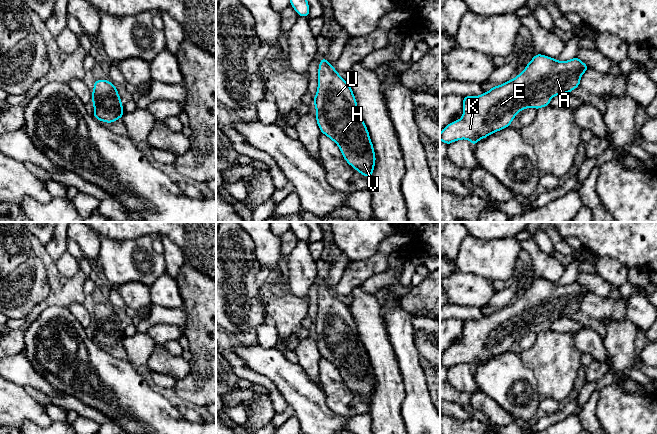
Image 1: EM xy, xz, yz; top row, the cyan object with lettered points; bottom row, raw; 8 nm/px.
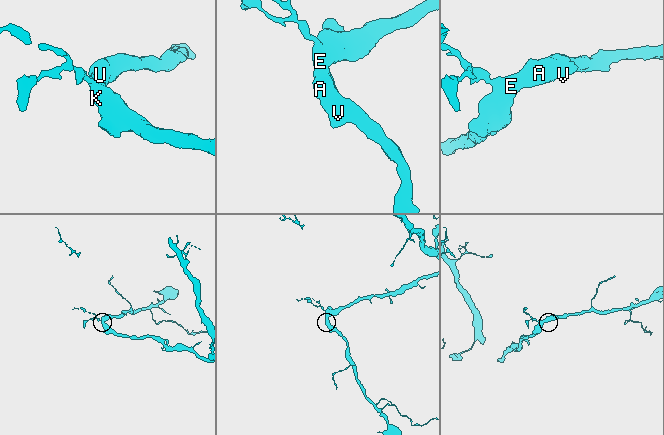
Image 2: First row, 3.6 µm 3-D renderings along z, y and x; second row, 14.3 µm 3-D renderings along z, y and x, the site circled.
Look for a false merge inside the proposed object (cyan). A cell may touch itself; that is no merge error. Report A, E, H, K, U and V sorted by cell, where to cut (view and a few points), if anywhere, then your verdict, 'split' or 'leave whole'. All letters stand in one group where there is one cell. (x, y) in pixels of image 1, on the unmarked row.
A E H K U V; no cut; leave whole

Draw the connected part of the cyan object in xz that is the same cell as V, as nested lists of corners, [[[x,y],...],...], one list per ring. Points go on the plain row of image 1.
[[[326,281],[318,289],[318,311],[313,323],[317,349],[337,368],[345,385],[371,403],[376,380],[351,310]]]

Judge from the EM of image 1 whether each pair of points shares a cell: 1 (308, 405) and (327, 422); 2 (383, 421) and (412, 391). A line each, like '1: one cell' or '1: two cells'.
1: one cell
2: two cells

